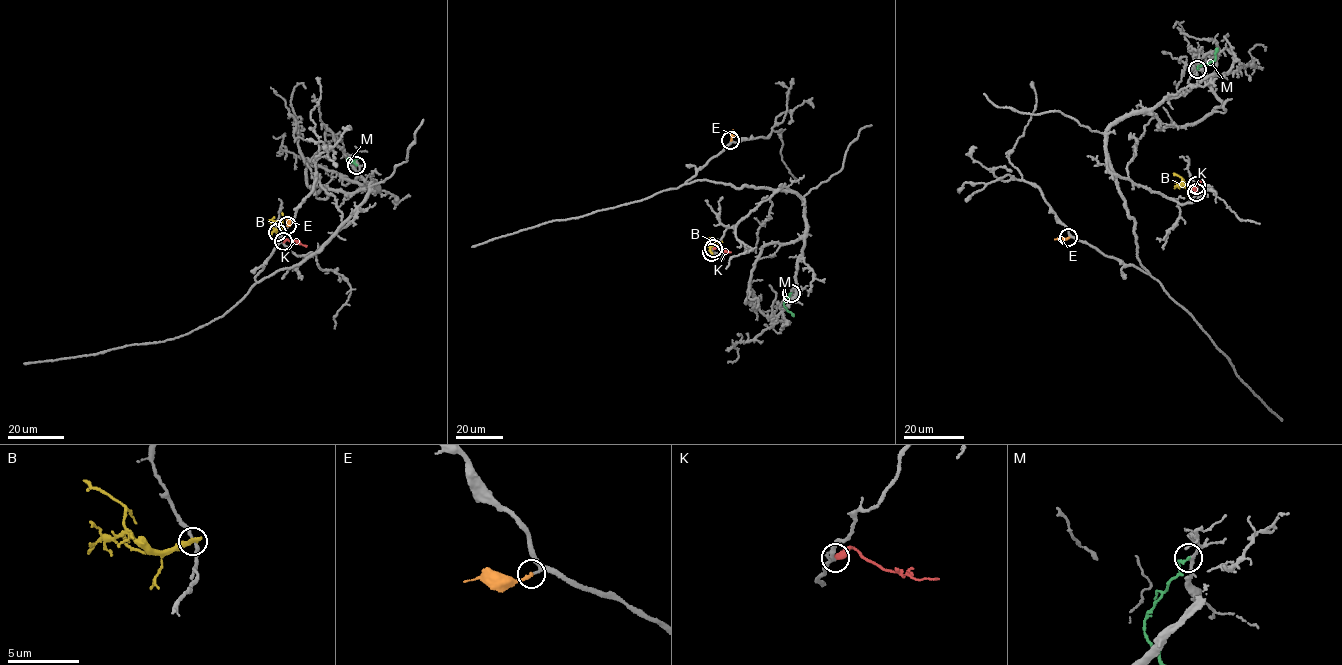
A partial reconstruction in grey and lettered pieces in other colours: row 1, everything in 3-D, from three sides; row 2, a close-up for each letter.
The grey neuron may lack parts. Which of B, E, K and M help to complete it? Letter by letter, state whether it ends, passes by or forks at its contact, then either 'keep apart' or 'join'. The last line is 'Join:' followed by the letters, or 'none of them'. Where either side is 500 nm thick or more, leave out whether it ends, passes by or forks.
B: it ends; keep apart
E: it ends; join
K: it ends; keep apart
M: it ends; keep apart
Join: E

